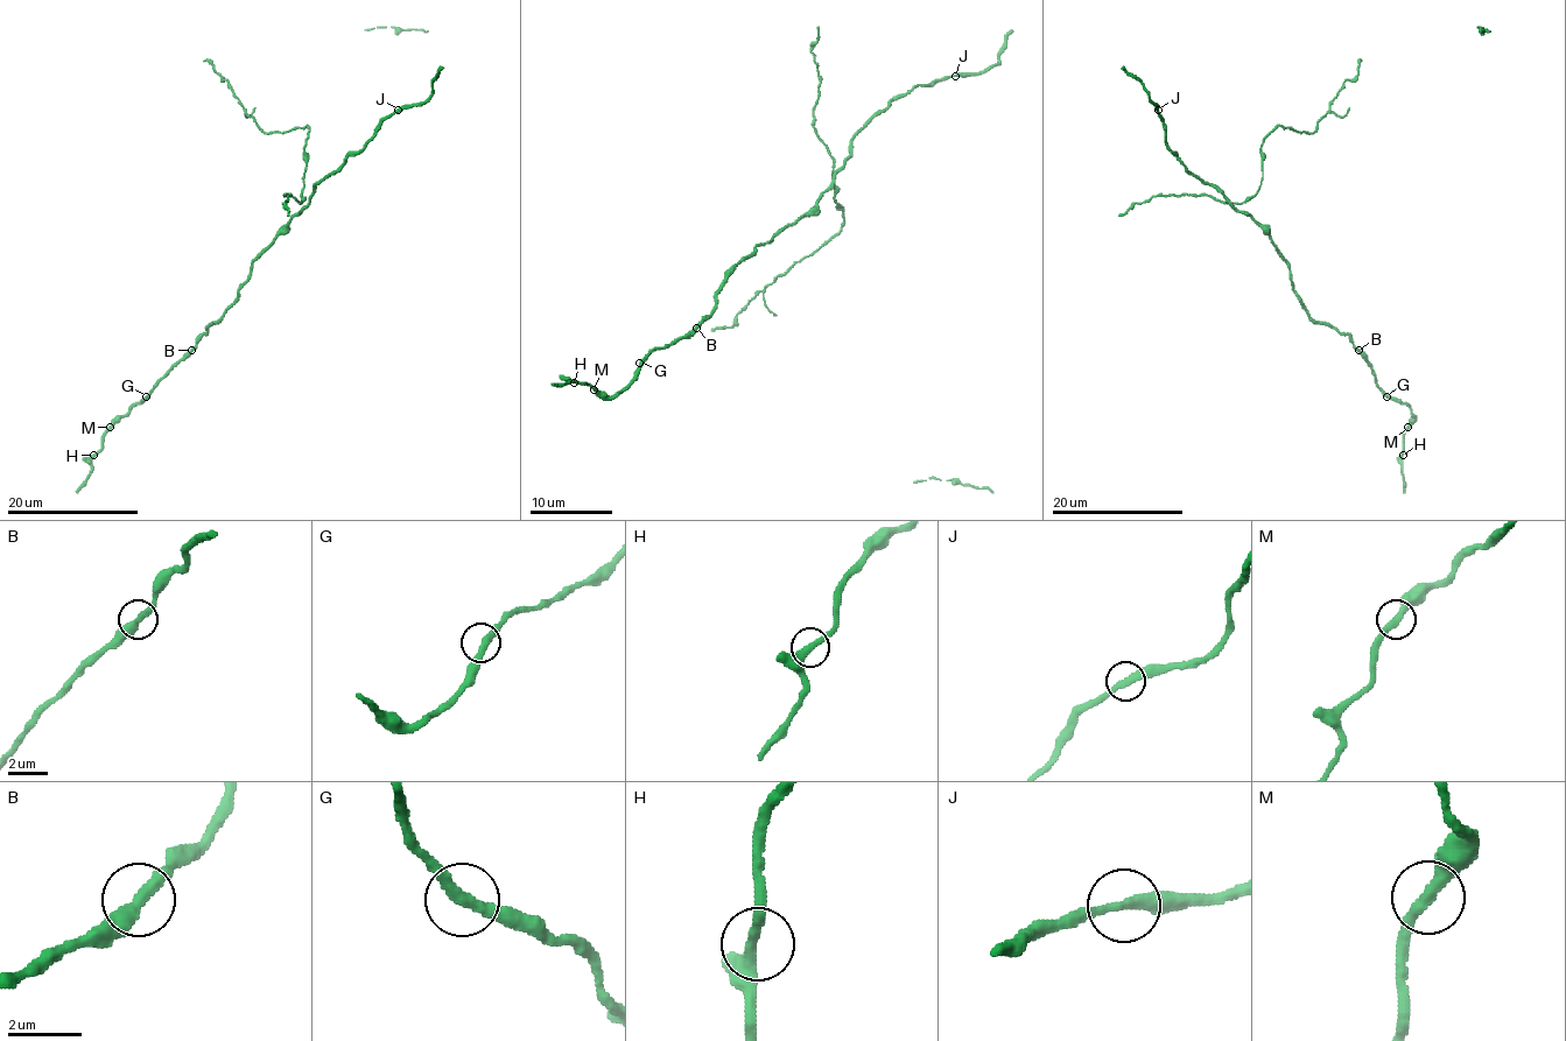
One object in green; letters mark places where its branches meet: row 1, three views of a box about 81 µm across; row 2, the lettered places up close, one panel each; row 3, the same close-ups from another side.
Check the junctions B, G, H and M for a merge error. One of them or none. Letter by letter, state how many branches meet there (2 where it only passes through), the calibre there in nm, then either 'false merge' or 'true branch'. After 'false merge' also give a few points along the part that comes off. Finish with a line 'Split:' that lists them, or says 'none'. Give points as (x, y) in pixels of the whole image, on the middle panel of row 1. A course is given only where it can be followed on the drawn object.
B: branches 2; calibre 360 nm; true branch
G: branches 2; calibre 320 nm; true branch
H: branches 2; calibre 320 nm; true branch
M: branches 2; calibre 360 nm; true branch
Split: none

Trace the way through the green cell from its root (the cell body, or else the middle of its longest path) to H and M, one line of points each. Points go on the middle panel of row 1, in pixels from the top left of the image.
H: (834, 183), (837, 168), (807, 213), (732, 269), (714, 312), (657, 347), (620, 391), (603, 395), (574, 382)
M: (834, 183), (837, 168), (807, 213), (732, 269), (708, 318), (657, 347), (620, 391), (601, 395), (594, 389)

